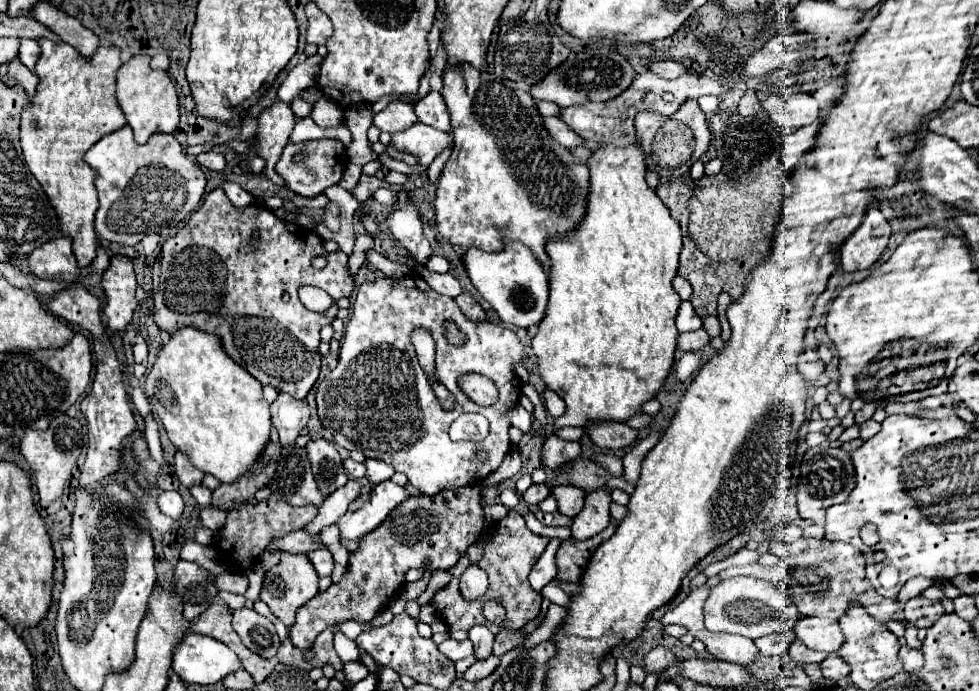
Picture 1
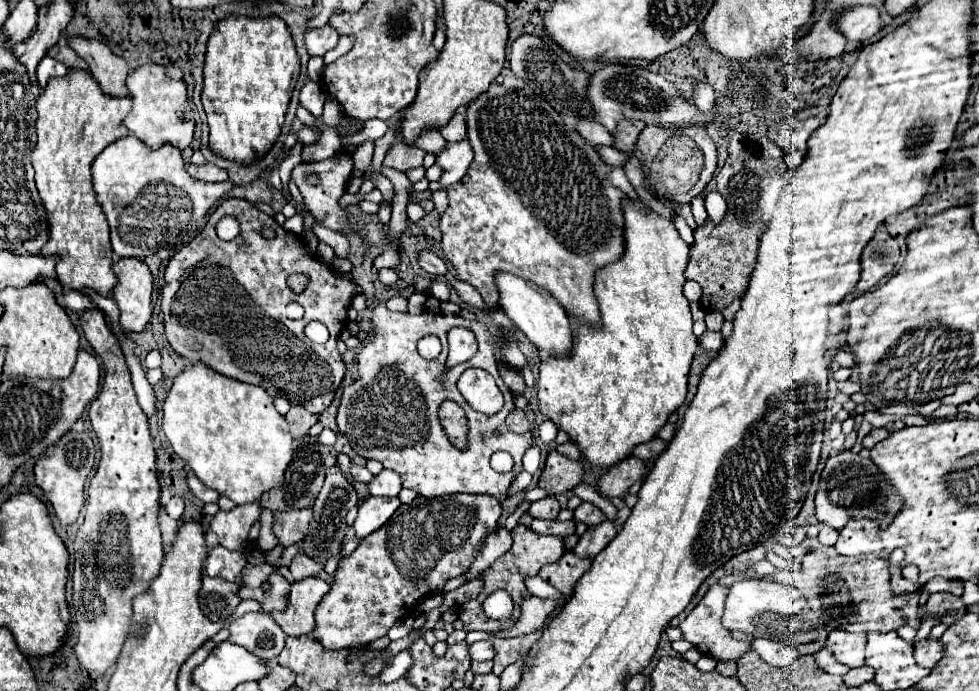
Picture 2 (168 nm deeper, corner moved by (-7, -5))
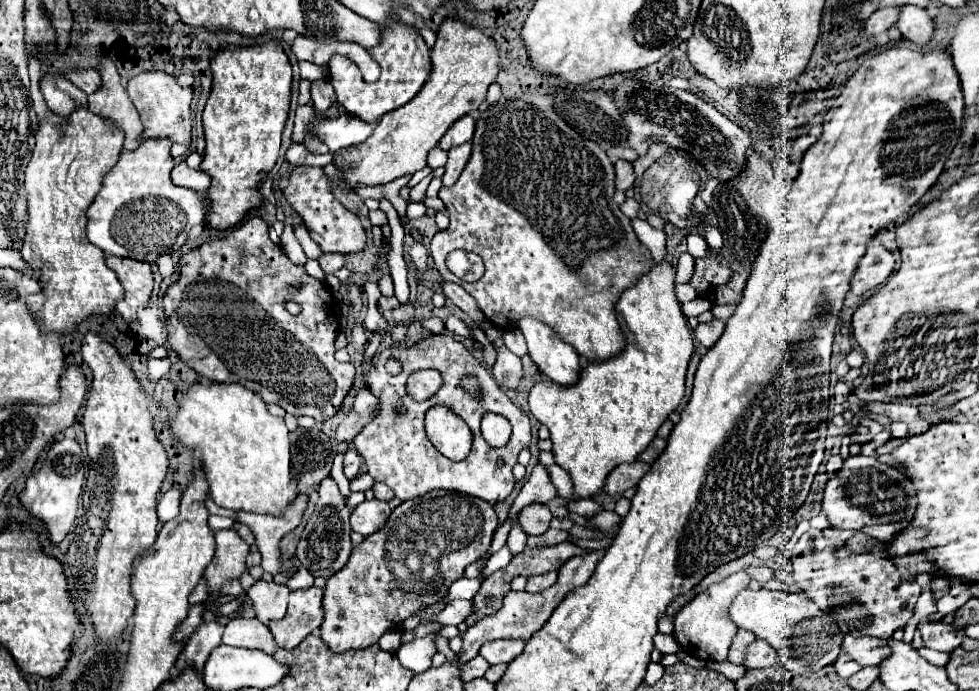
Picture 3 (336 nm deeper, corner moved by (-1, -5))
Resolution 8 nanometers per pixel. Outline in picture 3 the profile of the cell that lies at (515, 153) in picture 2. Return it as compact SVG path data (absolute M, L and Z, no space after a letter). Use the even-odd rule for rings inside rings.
M523 100L483 106L471 144L473 152L459 180L439 190L451 224L433 236L429 254L441 278L463 286L497 328L513 328L519 316L533 316L559 332L587 360L617 354L625 340L621 338L613 306L619 292L629 288L641 272L649 270L651 254L637 240L631 220L621 214L619 204L613 200L615 172L607 154L599 144L567 126L555 112L539 110ZM457 248L483 258L485 274L477 282L465 282L445 266L447 254Z

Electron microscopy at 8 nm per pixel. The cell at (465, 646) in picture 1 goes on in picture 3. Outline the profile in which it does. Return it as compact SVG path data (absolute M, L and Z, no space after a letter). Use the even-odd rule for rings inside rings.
M493 640L493 642L485 642L479 654L489 664L509 664L515 656L523 652L523 646L525 646L523 640Z

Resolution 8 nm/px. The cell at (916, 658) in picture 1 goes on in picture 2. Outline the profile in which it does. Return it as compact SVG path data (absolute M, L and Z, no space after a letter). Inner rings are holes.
M925 638L915 646L915 660L923 668L933 668L943 658L943 644L939 638Z

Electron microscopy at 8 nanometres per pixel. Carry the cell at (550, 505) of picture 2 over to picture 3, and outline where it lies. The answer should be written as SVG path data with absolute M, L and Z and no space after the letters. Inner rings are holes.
M529 504L519 512L519 522L527 534L543 534L549 528L551 518L547 504Z

